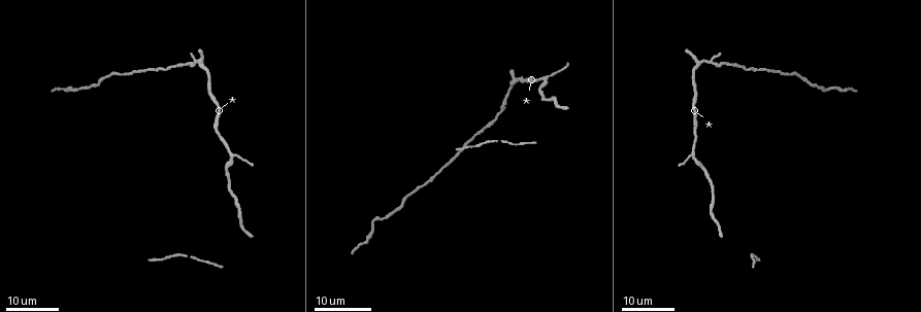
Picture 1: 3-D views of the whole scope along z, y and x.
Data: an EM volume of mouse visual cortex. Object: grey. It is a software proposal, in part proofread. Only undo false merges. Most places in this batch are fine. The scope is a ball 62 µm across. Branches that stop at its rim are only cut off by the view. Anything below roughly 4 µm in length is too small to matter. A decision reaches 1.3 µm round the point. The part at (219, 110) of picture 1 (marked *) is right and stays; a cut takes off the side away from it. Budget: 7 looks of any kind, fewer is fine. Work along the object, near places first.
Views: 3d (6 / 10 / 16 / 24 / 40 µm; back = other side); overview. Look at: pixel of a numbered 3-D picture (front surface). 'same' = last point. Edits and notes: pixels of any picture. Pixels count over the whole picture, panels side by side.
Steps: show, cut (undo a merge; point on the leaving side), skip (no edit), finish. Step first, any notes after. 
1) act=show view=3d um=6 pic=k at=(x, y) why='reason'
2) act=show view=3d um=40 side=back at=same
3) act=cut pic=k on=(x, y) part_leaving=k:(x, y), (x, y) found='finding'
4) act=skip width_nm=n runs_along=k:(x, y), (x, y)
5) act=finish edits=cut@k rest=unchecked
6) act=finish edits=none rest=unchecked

act=show view=3d um=24 pic=1 at=(230, 194) why='thin neck'

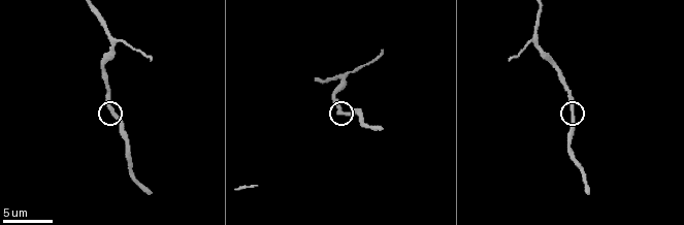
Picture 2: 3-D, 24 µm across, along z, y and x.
act=show view=3d um=6 pic=2 at=(347, 112) why='closer look'

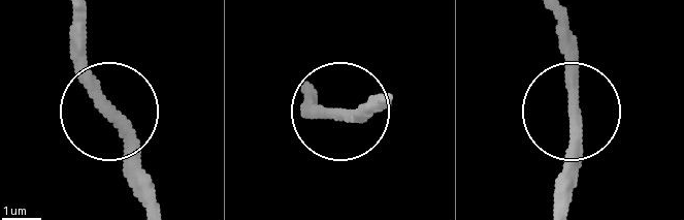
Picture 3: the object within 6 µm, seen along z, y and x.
act=skip runs_along=3:(77, 14), (94, 94), (143, 199) found='all the same cell'

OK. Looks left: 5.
act=show view=3d um=16 pic=1 at=(695, 128) why='calibre changes'

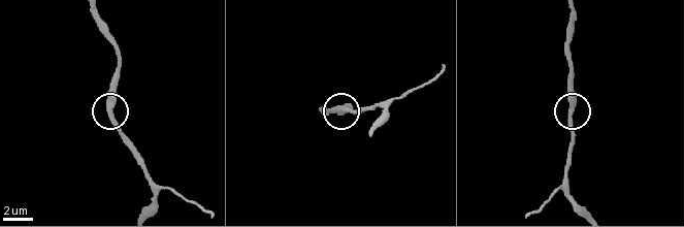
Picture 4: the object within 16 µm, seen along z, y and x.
act=show view=3d um=10 pic=4 at=(110, 119)

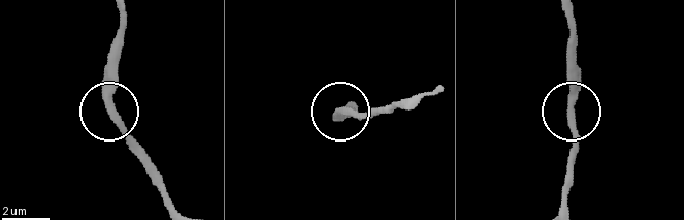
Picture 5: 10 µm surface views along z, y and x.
act=skip runs_along=5:(570, 22), (570, 126), (576, 154) found='all the same cell'

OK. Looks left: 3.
act=show view=3d um=6 pic=2 at=(340, 77) why='three-way junction'

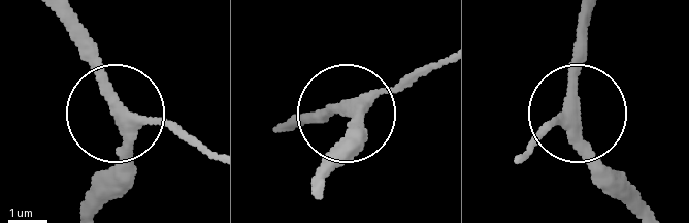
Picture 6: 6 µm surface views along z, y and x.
act=show view=3d um=6 side=back pic=6 at=(348, 107)

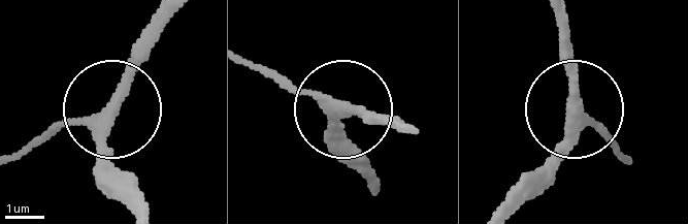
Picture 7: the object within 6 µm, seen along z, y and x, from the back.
act=skip arms=3 found='all the same cell'

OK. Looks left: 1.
act=finish edits=none rest=unchecked

